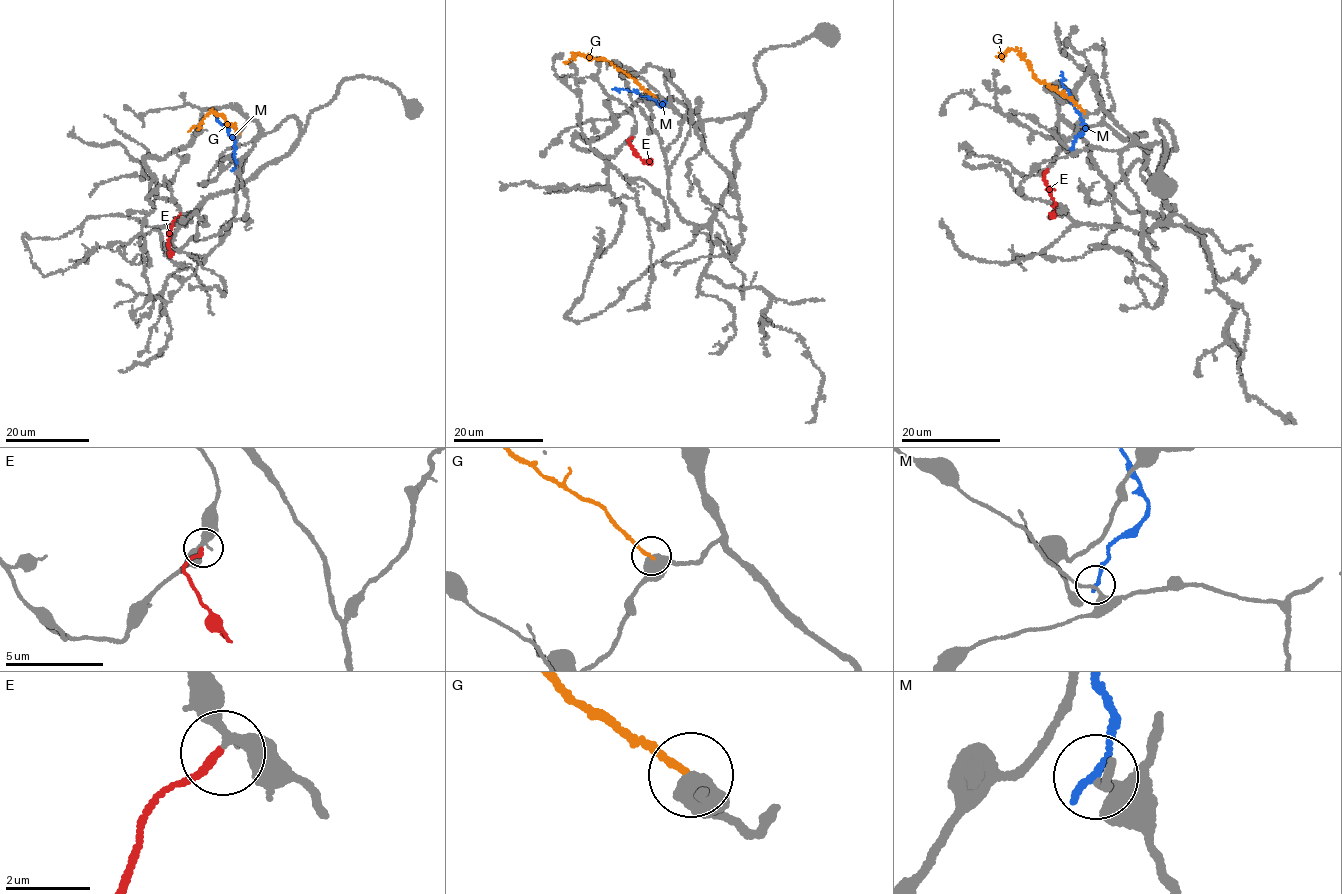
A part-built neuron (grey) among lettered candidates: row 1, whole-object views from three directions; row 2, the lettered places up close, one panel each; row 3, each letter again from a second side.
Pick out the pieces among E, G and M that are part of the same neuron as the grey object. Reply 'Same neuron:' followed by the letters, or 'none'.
Same neuron: E

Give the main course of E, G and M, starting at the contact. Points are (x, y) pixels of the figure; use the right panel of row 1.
E: (1047, 171), (1044, 178), (1053, 200), (1054, 213), (1050, 217)
G: (1084, 111), (1034, 76), (1028, 63), (1016, 51), (1008, 49), (996, 56)
M: (1072, 147), (1075, 139), (1085, 130), (1085, 123), (1064, 89), (1061, 73)

